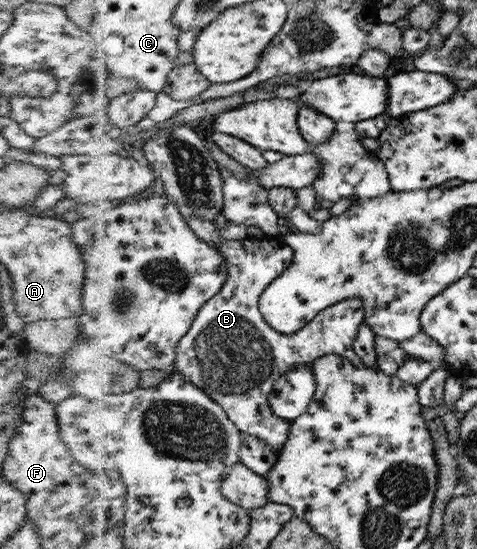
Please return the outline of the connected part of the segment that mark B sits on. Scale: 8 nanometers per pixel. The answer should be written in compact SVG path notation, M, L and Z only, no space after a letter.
M195 215L186 221L196 235L206 243L216 245L227 256L230 278L219 296L201 309L191 332L180 340L177 369L222 405L247 435L264 439L280 454L291 436L293 423L280 417L272 408L271 394L275 392L276 382L292 370L312 368L316 361L330 353L340 353L357 367L366 368L360 355L352 349L365 323L366 306L352 297L320 311L320 315L300 331L281 333L263 315L261 301L272 283L295 261L295 250L287 242L286 235L230 241L212 221Z

